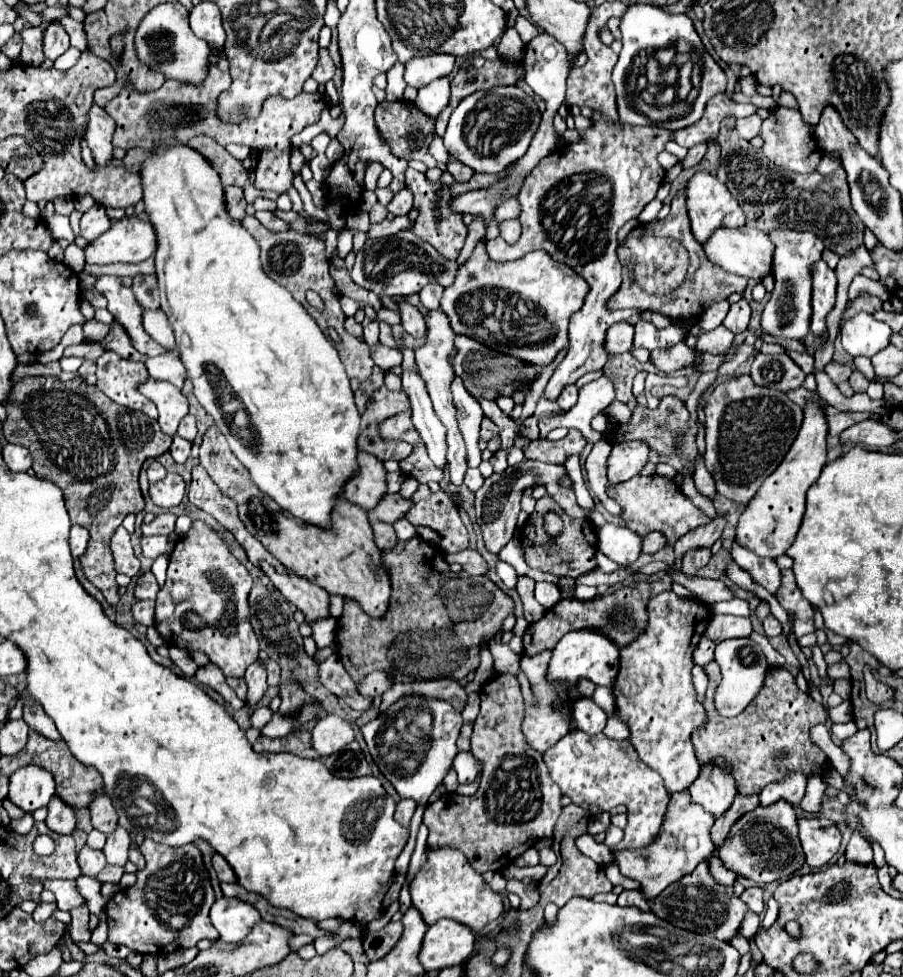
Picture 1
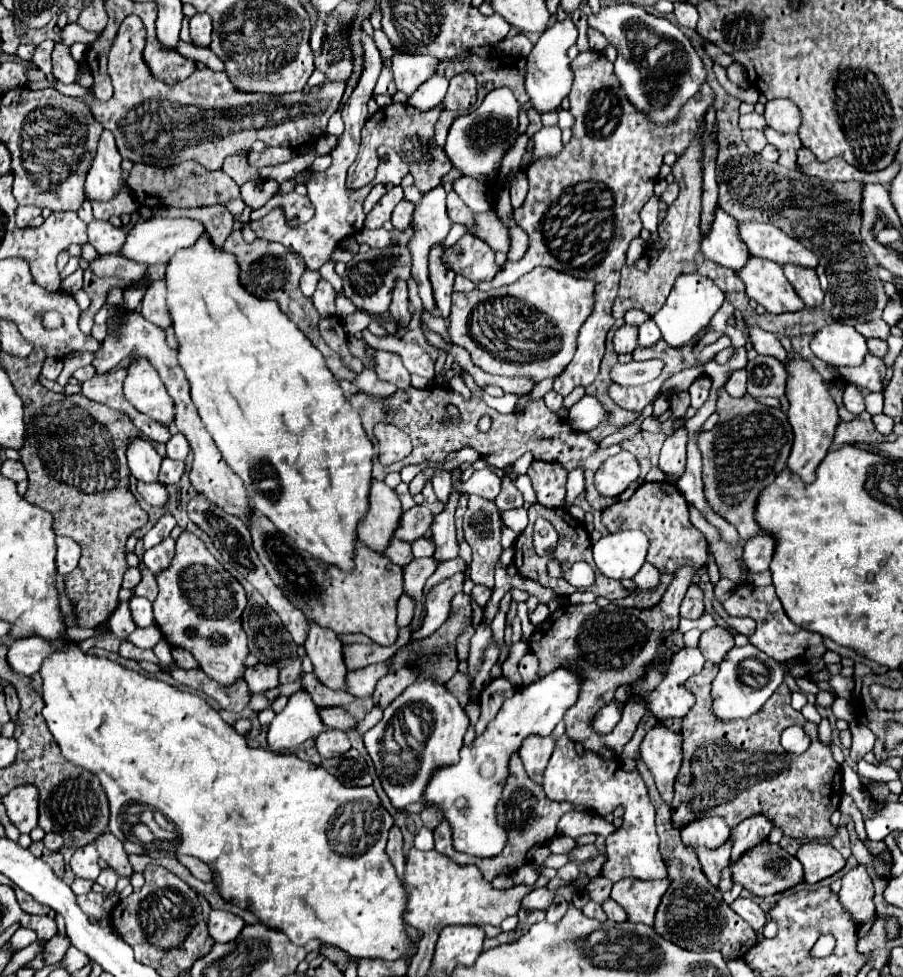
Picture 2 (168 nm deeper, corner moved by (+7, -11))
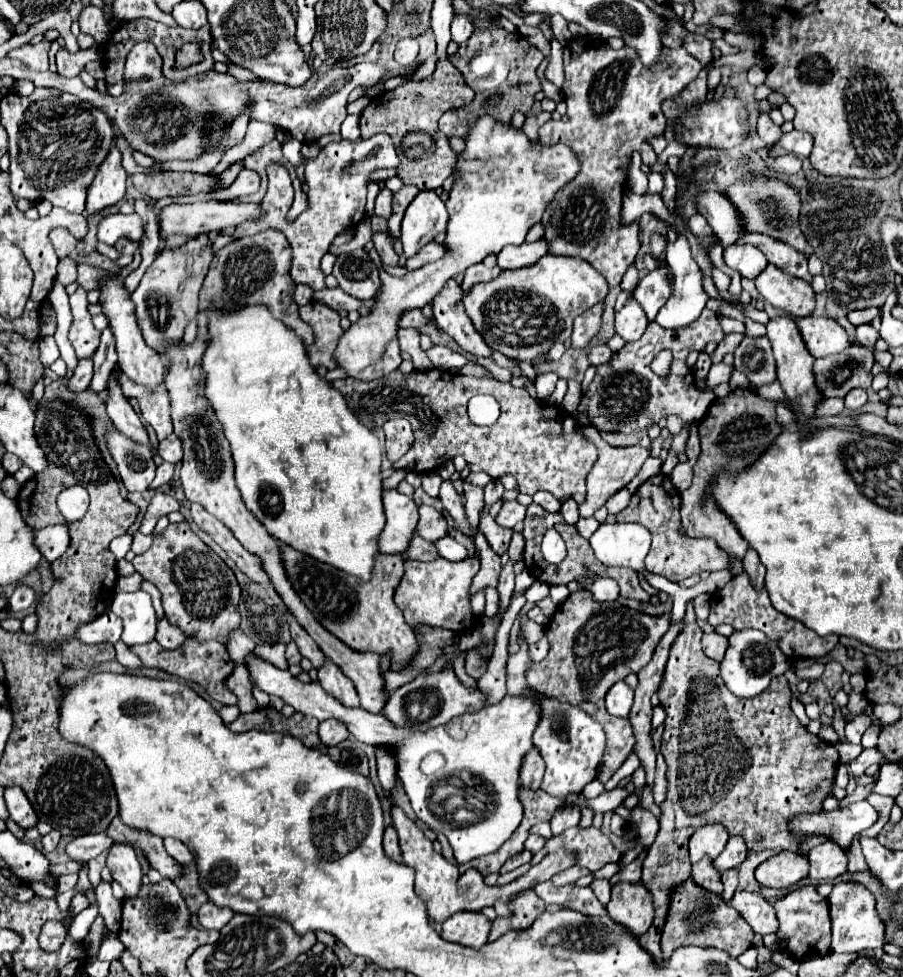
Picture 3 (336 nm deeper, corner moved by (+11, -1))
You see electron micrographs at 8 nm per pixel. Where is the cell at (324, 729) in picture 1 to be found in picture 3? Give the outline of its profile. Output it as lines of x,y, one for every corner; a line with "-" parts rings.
324,720
320,724
320,740
324,746
336,746
340,742
344,742
348,738
348,728
342,726
342,722
338,720

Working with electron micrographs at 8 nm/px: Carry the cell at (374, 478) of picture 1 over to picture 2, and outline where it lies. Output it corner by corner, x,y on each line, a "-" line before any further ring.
372,480
370,508
362,524
358,524
358,538
368,548
382,552
398,526
400,514
402,514
402,508
400,508
400,500
396,492
384,482

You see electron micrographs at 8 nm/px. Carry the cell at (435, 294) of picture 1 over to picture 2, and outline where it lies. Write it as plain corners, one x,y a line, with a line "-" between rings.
442,186
430,190
424,194
422,202
416,206
416,212
414,212
414,226
416,226
416,234
414,238
410,240
408,248
412,252
412,258
414,258
414,266
412,266
412,276
414,280
418,282
418,294
422,298
422,304
424,304
424,310
430,312
430,314
436,314
436,304
434,304
434,294
432,294
432,286
430,286
430,280
428,280
428,252
430,252
430,246
436,246
440,242
444,242
452,222
446,214
446,190

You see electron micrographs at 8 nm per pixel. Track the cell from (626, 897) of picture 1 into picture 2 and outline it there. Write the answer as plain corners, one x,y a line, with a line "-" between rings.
606,900
606,902
602,904
602,908
606,910
606,914
608,914
608,918
610,918
612,922
626,922
626,910
624,910
622,906
618,906
618,902

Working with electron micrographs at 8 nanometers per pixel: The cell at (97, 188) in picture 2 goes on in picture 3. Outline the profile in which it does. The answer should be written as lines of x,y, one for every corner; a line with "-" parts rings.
114,140
108,158
102,162
94,182
88,188
88,200
86,200
88,214
94,216
104,208
118,204
126,194
126,178
128,174
122,168
122,154
118,152

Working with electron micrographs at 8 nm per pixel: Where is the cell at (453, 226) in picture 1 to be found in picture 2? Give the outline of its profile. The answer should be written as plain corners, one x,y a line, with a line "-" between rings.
436,244
430,248
428,270
430,270
430,282
434,288
436,306
442,314
442,318
448,320
450,306
452,306
450,294
452,294
452,284
454,284
454,272
450,272
450,268
446,268
446,264
442,264
442,252
446,252
446,248
442,244

